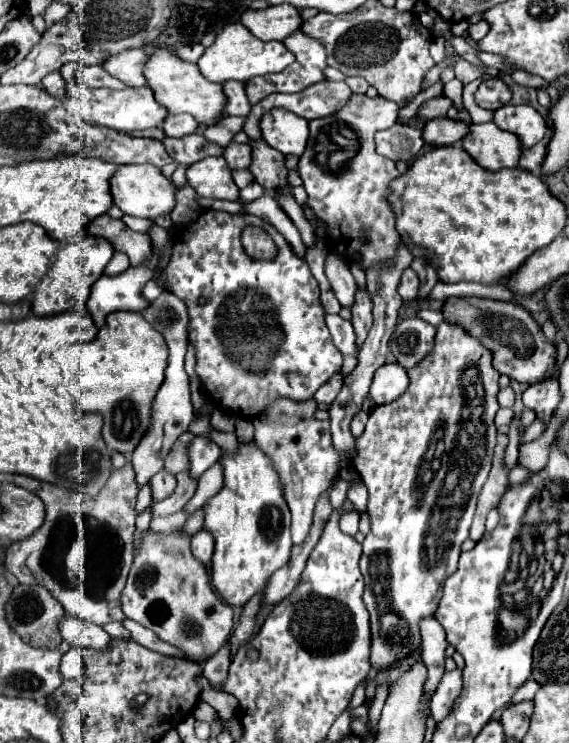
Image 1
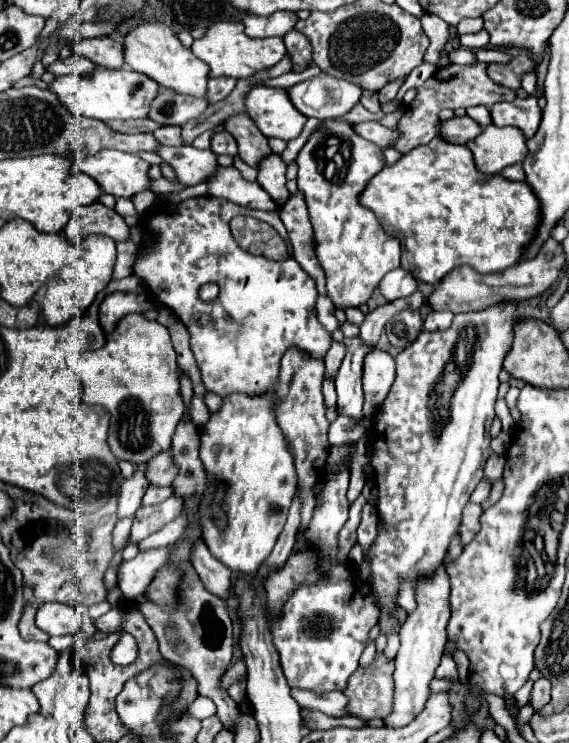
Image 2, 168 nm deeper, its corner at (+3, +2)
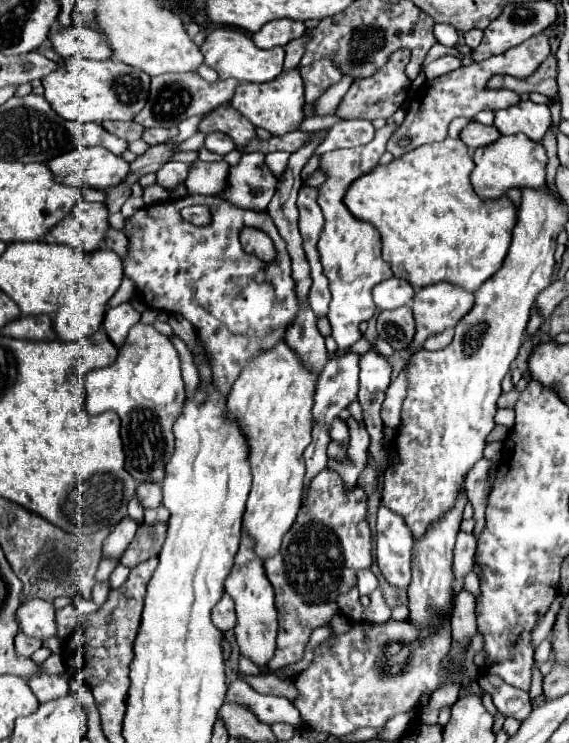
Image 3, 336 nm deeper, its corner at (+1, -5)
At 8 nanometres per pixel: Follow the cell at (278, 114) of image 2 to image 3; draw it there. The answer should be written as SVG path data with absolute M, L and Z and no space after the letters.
M288 69L278 75L278 79L272 79L270 83L242 83L238 85L238 91L234 93L234 99L230 99L230 105L240 111L246 119L250 119L256 127L268 129L272 135L286 135L294 129L298 129L304 105L304 83L300 77L300 69Z

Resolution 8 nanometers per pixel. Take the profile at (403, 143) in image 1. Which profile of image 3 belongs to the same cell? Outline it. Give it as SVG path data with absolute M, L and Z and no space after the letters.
M350 119L350 121L338 121L328 131L326 139L320 143L316 153L326 153L334 149L344 147L358 147L366 145L374 139L374 127L370 121L364 119Z

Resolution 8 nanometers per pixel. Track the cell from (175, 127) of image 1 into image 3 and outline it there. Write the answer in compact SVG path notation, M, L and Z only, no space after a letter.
M198 73L156 75L152 77L152 83L150 83L150 95L148 95L146 107L134 117L134 121L144 127L174 127L192 115L206 115L208 111L230 101L238 83L240 81L236 79L224 79L224 81L218 79L214 83L206 83Z

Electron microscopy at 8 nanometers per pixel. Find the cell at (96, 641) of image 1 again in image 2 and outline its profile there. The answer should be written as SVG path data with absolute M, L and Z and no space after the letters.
M46 602L40 604L36 614L36 626L50 636L74 636L80 632L82 616L66 604Z

